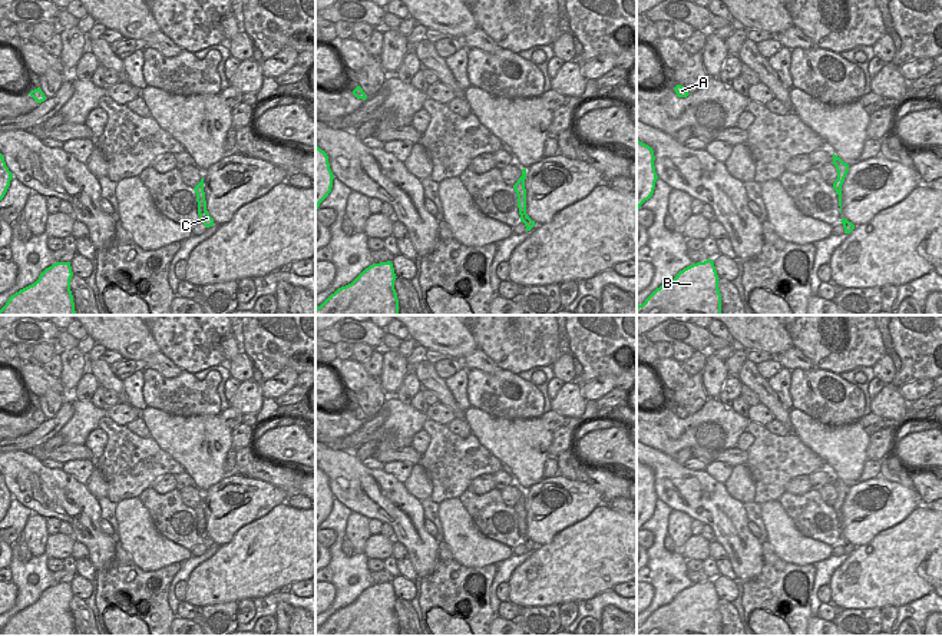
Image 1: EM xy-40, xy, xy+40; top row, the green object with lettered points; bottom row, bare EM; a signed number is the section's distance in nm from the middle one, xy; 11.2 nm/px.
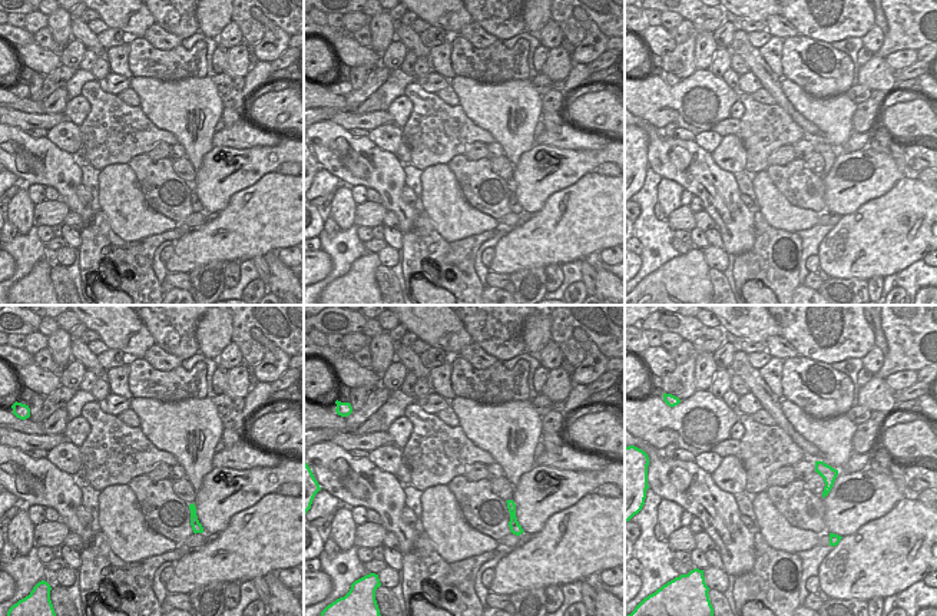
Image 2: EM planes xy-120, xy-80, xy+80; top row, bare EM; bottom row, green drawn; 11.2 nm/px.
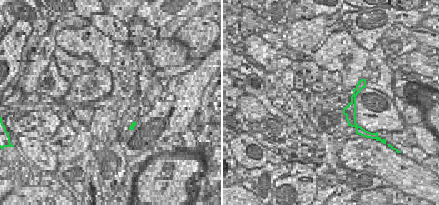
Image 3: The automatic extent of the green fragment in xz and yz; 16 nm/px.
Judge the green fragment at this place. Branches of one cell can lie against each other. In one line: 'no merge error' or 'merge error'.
merge error

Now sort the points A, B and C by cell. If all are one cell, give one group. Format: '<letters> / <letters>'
A B / C

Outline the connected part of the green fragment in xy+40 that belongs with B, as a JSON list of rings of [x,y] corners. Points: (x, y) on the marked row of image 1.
[[[713,259],[693,264],[657,288],[637,315],[721,315],[721,294]]]

